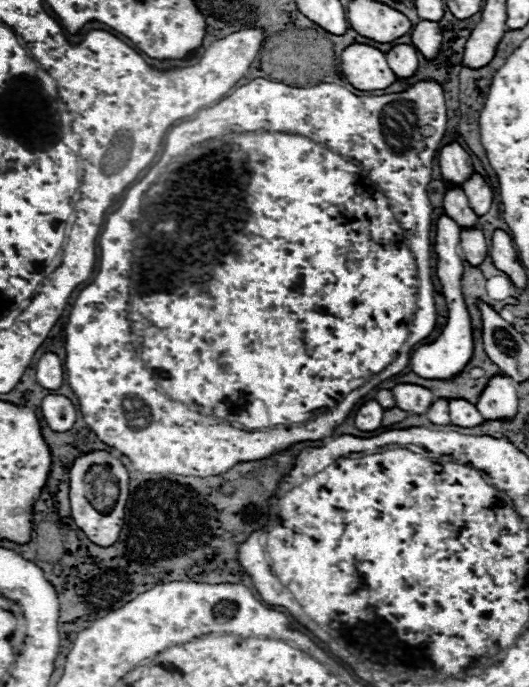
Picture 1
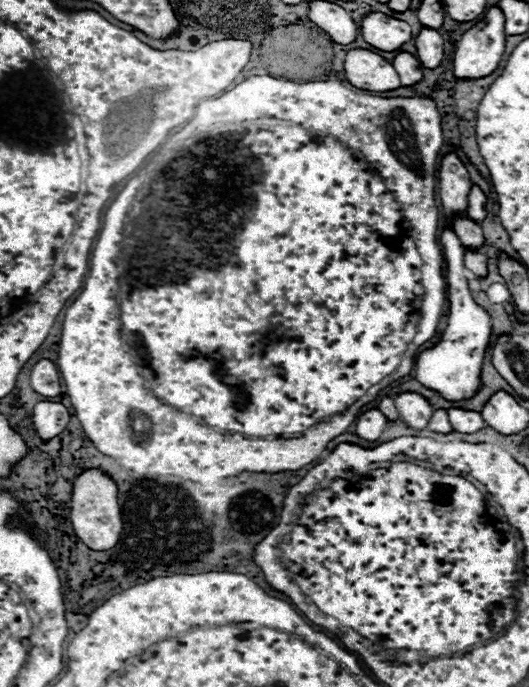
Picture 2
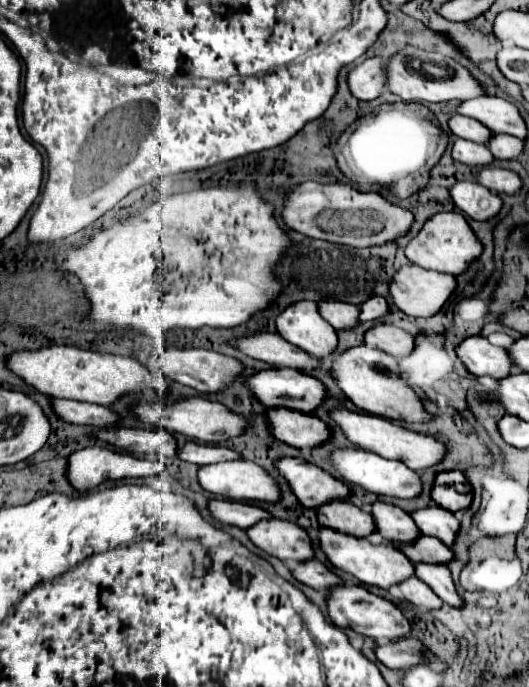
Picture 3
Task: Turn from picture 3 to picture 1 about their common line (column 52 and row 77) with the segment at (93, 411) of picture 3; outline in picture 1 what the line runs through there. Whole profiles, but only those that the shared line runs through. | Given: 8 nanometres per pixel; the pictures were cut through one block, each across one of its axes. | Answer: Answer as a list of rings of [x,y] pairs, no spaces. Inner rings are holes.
[[[408,44],[394,46],[386,54],[386,60],[398,78],[410,78],[418,70],[418,50]]]

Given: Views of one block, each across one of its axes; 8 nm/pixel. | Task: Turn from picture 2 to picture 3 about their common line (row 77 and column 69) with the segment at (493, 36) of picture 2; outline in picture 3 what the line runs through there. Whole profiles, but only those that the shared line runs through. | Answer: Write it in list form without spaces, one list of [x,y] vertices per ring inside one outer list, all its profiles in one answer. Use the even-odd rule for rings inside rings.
[[[92,446],[92,448],[84,448],[84,450],[78,450],[78,452],[68,456],[66,478],[76,492],[84,494],[84,492],[98,488],[102,482],[108,482],[108,480],[144,478],[144,476],[160,474],[162,470],[164,470],[164,464],[160,460],[140,460],[140,458],[134,458],[132,454],[122,454],[122,452],[114,452],[114,450],[108,450],[108,448]]]

